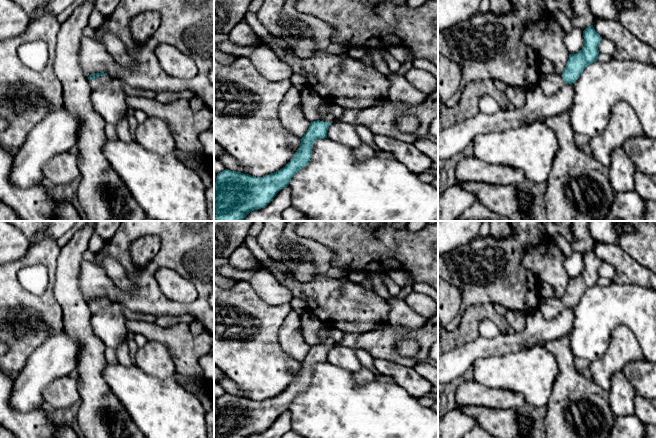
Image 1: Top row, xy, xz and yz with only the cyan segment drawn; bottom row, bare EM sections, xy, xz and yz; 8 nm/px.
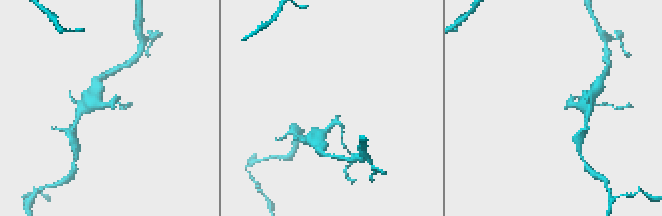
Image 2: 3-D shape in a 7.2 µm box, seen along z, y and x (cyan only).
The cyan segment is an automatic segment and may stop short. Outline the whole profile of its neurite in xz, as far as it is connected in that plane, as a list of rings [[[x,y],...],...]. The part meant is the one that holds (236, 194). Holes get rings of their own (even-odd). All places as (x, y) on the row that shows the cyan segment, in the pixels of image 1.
[[[323,100],[318,109],[319,119],[310,123],[294,157],[282,169],[263,177],[228,169],[217,174],[214,183],[214,221],[243,221],[250,212],[267,206],[281,189],[289,185],[291,178],[309,163],[314,142],[327,138],[328,128],[335,121],[335,117],[327,111],[330,103]]]

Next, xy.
[[[104,72],[101,73],[93,73],[88,78],[90,86],[93,89],[97,88],[100,85],[106,84],[111,80],[111,77]]]

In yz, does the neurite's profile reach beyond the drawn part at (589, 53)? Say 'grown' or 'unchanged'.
grown

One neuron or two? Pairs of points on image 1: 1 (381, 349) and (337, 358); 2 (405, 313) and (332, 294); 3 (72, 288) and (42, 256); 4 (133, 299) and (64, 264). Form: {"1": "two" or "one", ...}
{"1": "two", "2": "two", "3": "two", "4": "two"}

